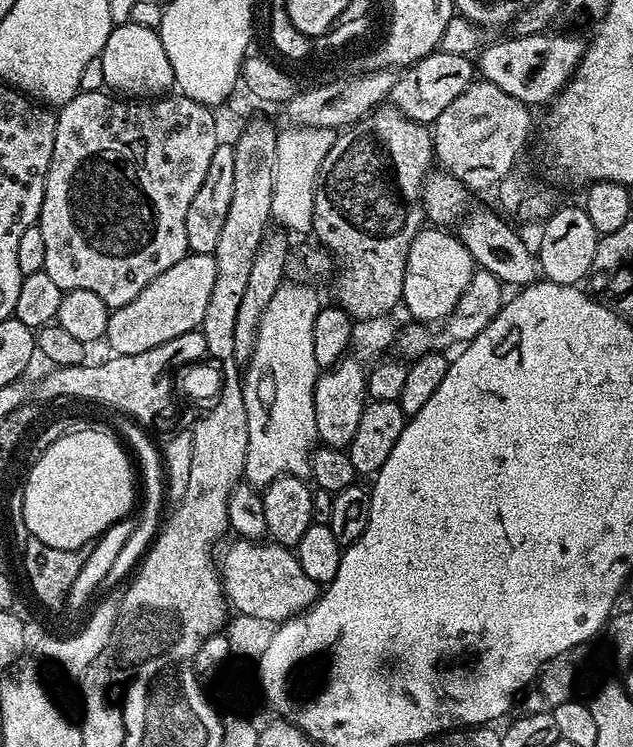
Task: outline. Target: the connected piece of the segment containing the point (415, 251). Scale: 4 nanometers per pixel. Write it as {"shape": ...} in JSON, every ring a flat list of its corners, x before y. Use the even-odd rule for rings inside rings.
{"shape":[[425,226,419,234,412,239,412,245,406,258,406,278,402,282,402,294,404,295,403,307,408,307,408,312,416,322,443,322,452,315,452,311,458,306,466,286,470,286,470,278,474,271,474,261,470,250,460,241,459,235,450,233,440,226]]}

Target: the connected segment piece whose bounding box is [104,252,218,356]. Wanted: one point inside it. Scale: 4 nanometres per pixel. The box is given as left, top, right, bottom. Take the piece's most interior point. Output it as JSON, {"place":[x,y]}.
{"place":[174,304]}

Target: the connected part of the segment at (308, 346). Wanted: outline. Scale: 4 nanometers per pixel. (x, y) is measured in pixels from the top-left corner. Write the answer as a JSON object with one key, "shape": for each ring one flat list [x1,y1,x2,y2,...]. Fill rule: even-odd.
{"shape":[[281,284,278,294,270,298,266,314,258,324,258,338,254,342,252,357,242,374,244,401,246,402,246,426,248,449,244,463,243,479,255,488,267,488,279,476,307,477,312,471,312,454,318,439,314,420,314,392,317,377,322,370,314,358,314,320,322,307,312,288,304,284]]}

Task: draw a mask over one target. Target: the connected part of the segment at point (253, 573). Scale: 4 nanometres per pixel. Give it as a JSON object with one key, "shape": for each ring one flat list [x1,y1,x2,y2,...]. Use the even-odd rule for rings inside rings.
{"shape":[[238,538,221,554,218,567,225,599,239,614,256,618,259,623,284,623,312,607,320,586,302,571,295,553,275,542]]}

